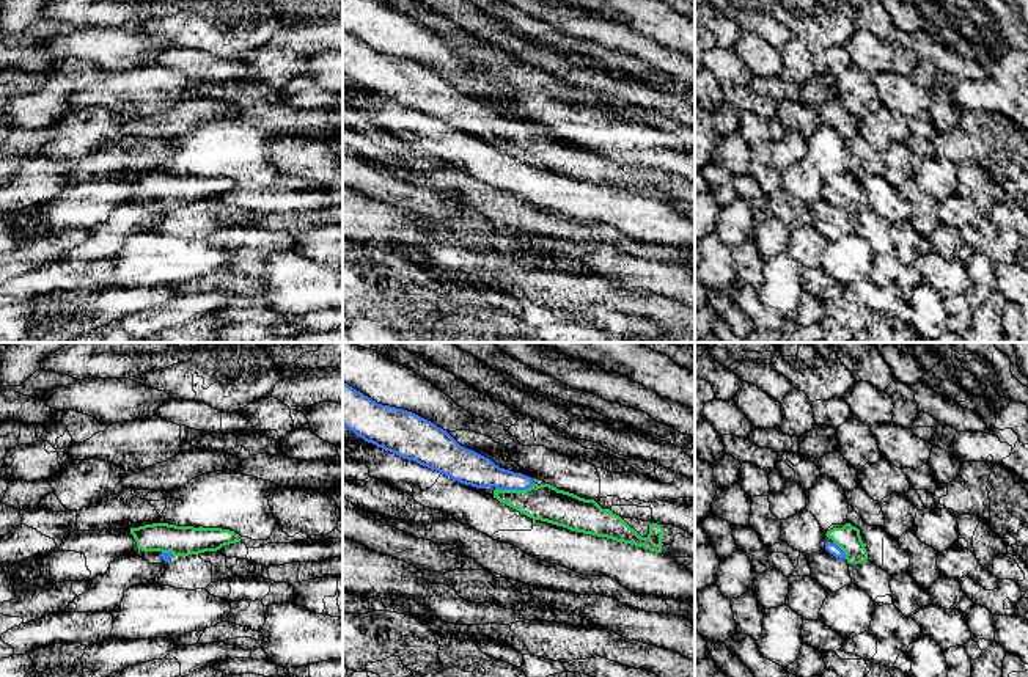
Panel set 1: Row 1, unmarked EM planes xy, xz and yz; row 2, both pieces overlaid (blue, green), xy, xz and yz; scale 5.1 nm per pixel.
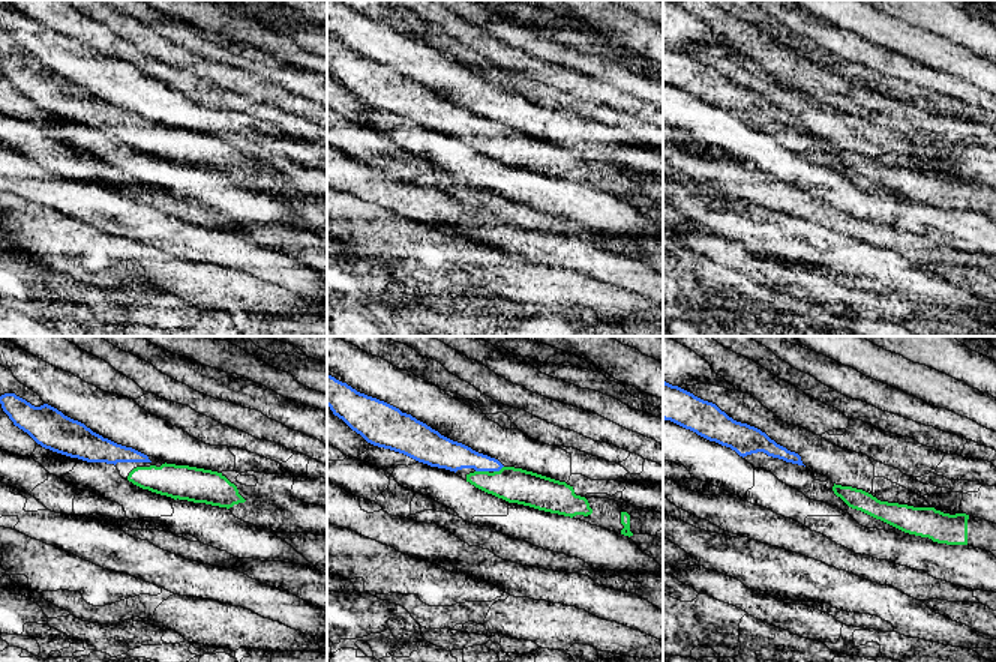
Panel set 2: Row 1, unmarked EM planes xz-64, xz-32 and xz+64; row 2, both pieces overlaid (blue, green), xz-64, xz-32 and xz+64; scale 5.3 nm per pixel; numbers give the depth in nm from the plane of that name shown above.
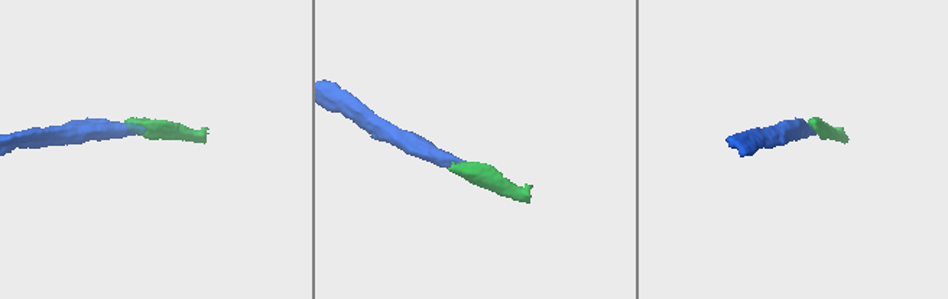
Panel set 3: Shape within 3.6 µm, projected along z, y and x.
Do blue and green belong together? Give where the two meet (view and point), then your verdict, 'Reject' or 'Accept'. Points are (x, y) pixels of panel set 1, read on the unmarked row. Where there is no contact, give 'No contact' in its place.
Touches blue at xz (514, 137). Accept

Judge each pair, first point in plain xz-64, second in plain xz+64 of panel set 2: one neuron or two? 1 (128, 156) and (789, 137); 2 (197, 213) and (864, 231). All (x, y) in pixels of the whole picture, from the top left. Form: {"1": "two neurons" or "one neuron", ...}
{"1": "two neurons", "2": "one neuron"}

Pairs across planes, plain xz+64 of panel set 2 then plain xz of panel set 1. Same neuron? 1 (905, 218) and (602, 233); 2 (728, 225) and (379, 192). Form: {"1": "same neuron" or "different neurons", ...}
{"1": "different neurons", "2": "different neurons"}

